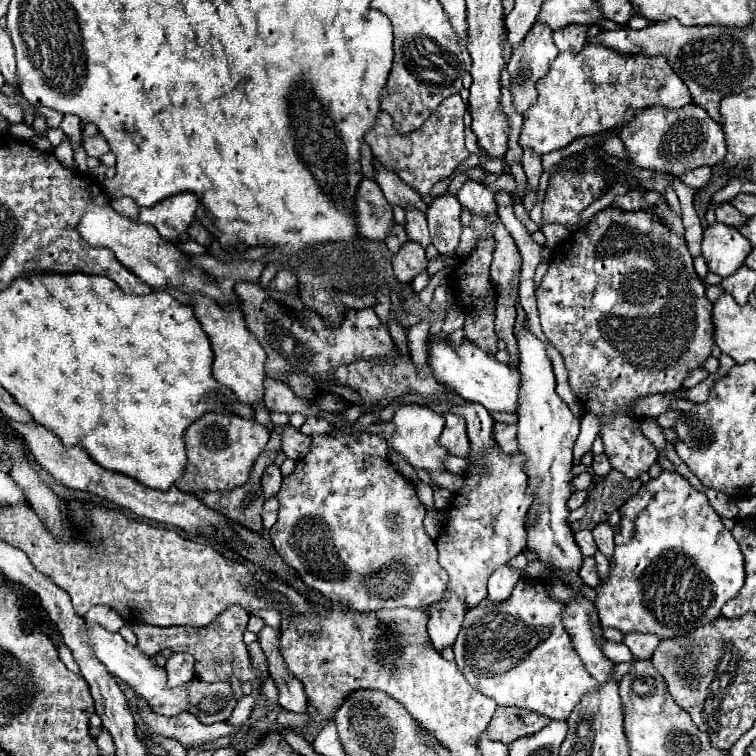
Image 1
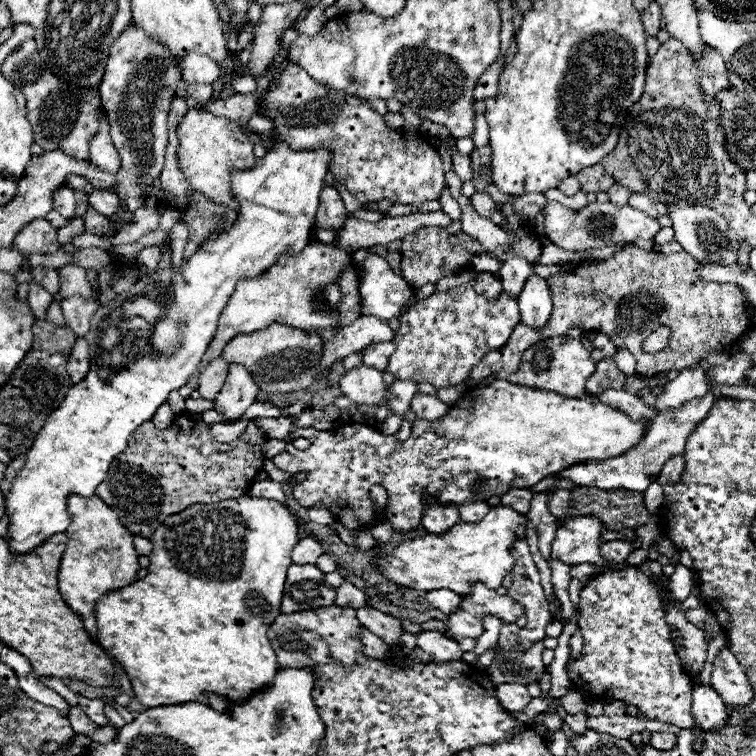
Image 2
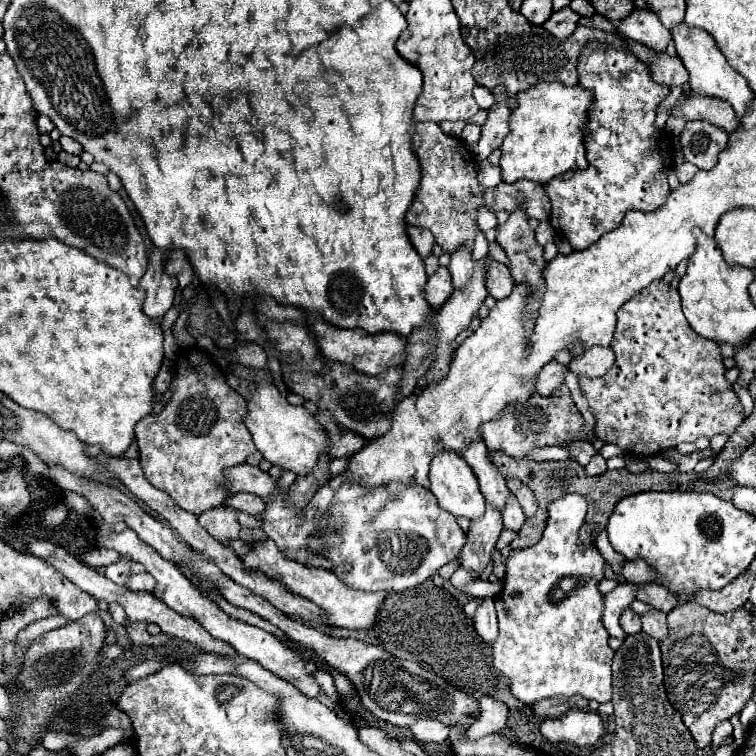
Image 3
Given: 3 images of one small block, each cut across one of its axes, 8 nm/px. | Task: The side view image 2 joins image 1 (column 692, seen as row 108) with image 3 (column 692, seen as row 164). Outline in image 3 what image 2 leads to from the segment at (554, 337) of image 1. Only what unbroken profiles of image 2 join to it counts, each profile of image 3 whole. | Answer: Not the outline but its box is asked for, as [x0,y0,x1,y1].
[580,280,744,456]

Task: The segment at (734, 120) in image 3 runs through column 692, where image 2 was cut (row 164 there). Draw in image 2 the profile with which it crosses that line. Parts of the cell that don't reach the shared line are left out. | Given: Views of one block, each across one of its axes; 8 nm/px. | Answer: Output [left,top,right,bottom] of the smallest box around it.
[90,112,120,174]

